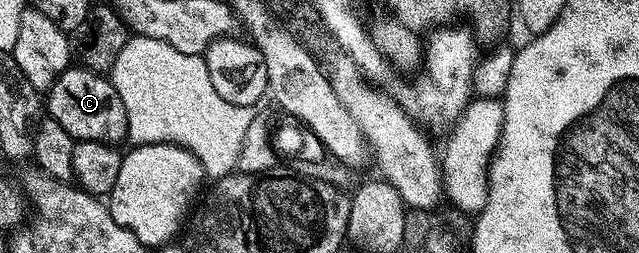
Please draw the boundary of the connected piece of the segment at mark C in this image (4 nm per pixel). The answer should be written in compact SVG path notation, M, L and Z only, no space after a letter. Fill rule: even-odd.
M69 66L47 89L46 112L75 141L97 140L116 146L128 134L126 106L122 106L122 98L118 98L118 90L114 90L111 79L83 66Z

